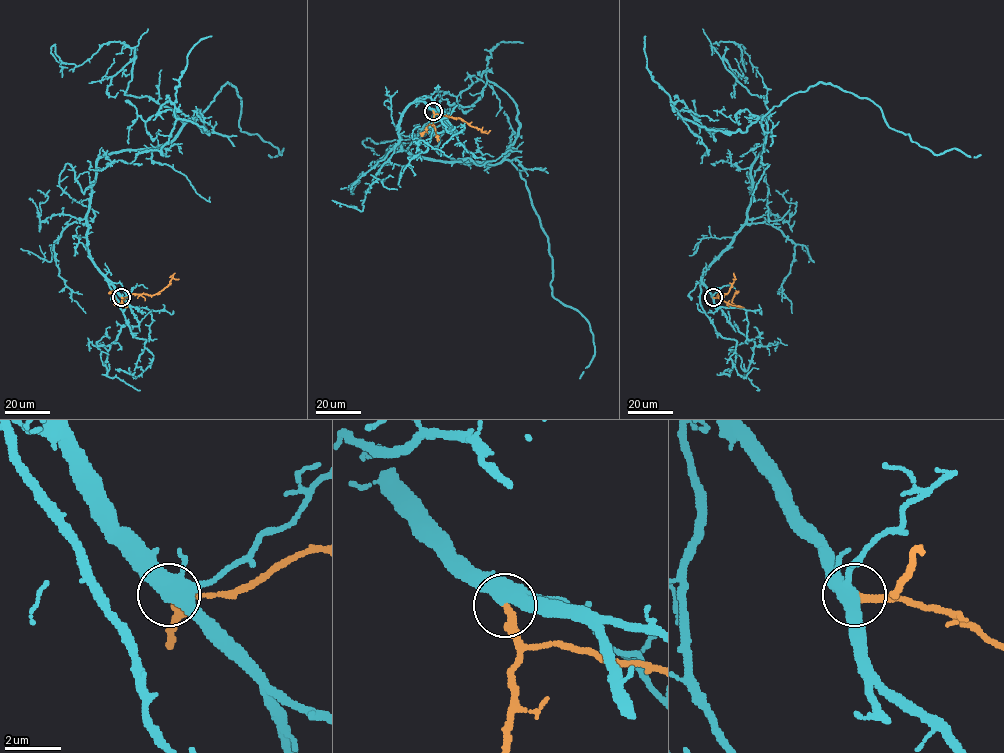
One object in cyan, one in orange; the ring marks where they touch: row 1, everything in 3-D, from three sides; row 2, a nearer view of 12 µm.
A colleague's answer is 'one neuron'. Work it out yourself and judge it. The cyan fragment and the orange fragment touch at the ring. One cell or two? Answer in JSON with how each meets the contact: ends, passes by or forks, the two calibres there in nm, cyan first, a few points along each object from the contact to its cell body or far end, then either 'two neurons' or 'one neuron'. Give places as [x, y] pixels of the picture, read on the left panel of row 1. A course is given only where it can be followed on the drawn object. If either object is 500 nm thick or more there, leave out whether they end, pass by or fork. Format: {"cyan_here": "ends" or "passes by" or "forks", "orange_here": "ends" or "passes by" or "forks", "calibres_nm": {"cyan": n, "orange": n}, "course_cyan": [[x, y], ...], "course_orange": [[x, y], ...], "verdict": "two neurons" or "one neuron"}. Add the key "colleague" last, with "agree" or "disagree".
{"cyan_here": "forks", "orange_here": "ends", "calibres_nm": {"cyan": 440, "orange": 320}, "course_cyan": [[121, 297], [87, 247], [101, 157], [166, 145], [227, 82], [241, 97], [241, 131], [283, 149], [268, 155]], "course_orange": [[121, 297], [157, 294], [173, 278], [179, 279]], "verdict": "one neuron", "colleague": "agree"}

